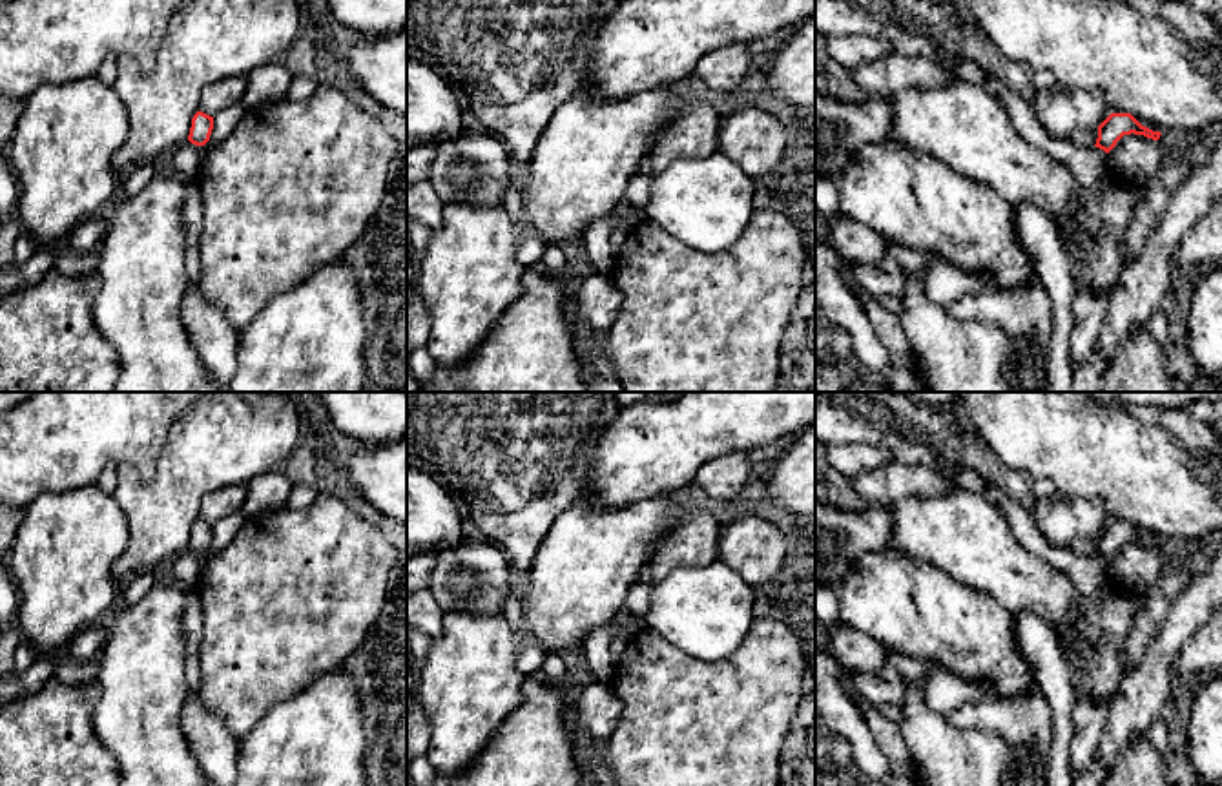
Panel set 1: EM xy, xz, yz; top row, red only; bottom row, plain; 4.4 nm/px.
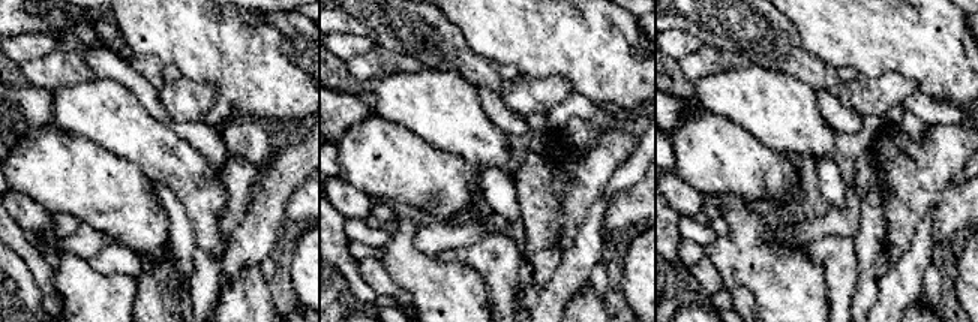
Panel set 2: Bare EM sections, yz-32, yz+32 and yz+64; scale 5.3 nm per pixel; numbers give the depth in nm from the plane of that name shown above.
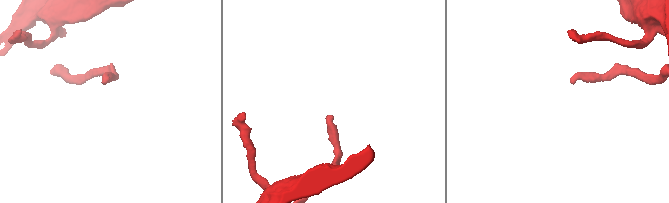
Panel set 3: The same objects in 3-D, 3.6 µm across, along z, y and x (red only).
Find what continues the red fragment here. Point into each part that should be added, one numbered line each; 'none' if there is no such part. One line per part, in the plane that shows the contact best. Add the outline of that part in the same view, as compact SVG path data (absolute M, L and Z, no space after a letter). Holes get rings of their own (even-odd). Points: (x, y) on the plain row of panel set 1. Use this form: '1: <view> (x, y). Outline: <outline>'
none

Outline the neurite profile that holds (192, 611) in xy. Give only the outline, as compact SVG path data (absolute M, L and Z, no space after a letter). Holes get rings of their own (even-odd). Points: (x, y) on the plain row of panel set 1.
M195 589L186 591L186 600L182 605L182 631L186 642L186 662L184 678L188 688L199 691L201 688L201 638L204 629L204 615L201 605L201 596Z

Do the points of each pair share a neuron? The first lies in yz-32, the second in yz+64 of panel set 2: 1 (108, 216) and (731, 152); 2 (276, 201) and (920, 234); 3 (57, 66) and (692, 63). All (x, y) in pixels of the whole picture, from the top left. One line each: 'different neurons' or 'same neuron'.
1: same neuron
2: same neuron
3: same neuron

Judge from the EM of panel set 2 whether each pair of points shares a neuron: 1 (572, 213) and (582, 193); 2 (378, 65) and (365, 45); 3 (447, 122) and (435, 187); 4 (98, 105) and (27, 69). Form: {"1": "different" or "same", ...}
{"1": "same", "2": "different", "3": "different", "4": "different"}

